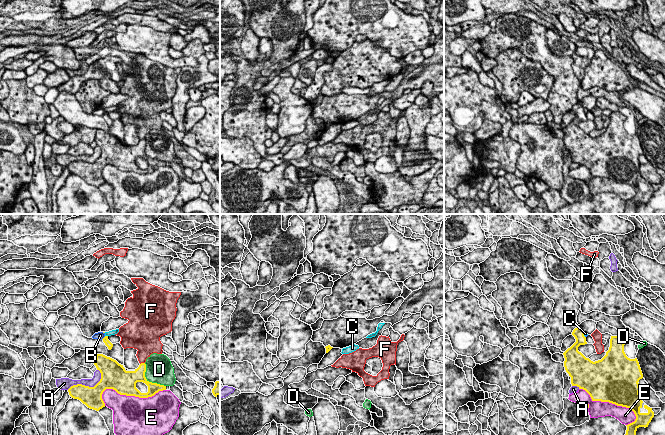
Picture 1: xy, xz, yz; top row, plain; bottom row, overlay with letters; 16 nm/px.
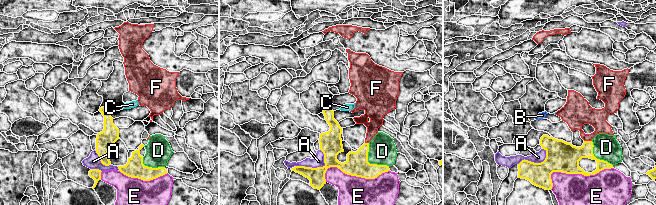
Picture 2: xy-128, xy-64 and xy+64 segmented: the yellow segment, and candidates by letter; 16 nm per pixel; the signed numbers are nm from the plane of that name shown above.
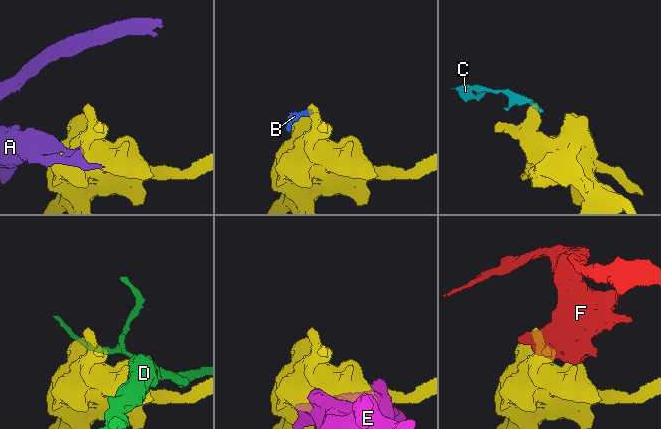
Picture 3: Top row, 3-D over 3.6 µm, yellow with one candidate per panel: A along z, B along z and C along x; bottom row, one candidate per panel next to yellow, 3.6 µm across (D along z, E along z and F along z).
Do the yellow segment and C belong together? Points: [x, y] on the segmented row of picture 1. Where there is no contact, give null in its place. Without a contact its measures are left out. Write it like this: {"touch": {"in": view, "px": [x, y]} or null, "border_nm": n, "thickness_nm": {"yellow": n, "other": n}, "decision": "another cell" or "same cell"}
{"touch": {"in": "xy", "px": [106, 336]}, "border_nm": 50, "thickness_nm": {"yellow": 90, "other": 90}, "decision": "another cell"}

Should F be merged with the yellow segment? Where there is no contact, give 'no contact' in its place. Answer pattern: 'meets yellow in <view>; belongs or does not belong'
meets yellow in xy; does not belong

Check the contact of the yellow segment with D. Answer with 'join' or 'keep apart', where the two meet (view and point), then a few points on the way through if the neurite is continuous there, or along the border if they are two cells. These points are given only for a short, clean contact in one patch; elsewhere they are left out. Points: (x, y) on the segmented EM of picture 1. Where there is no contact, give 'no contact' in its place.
keep apart | xy (148, 381)

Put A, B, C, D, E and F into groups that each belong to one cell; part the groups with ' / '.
A / B C / D / E / F

